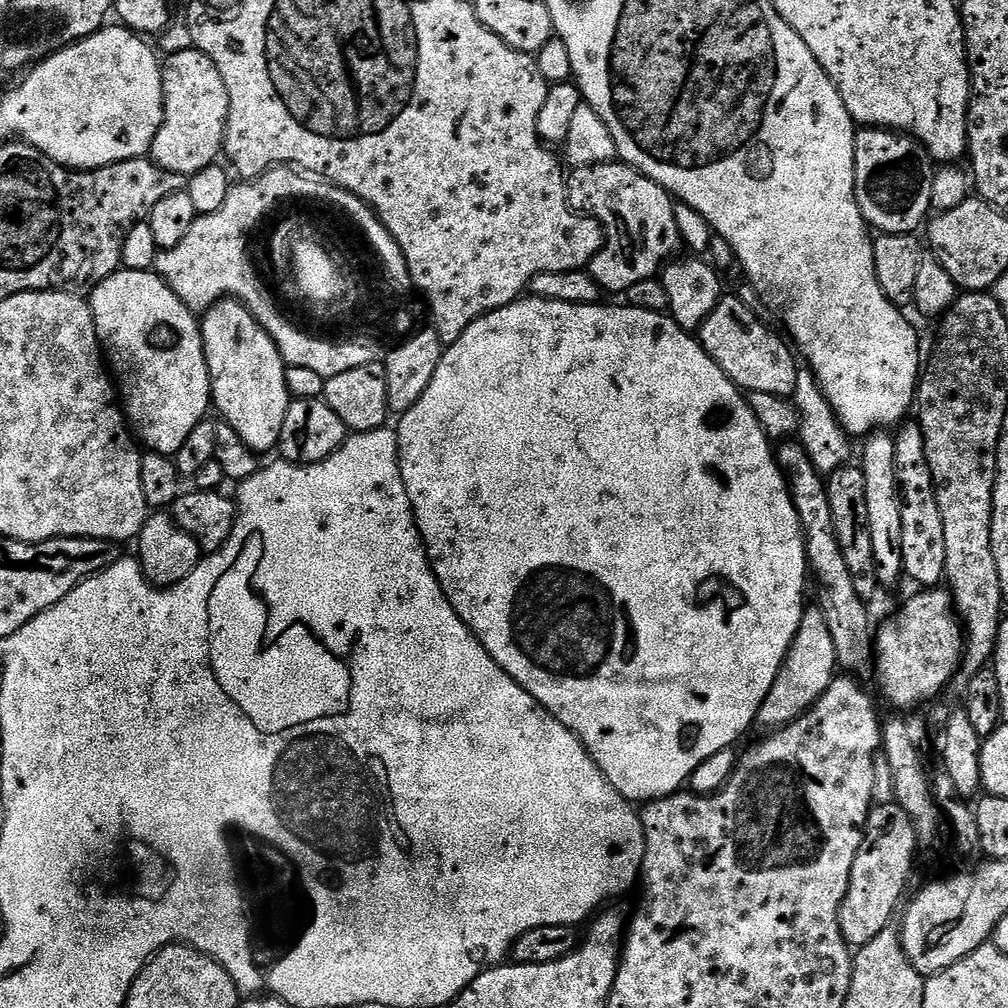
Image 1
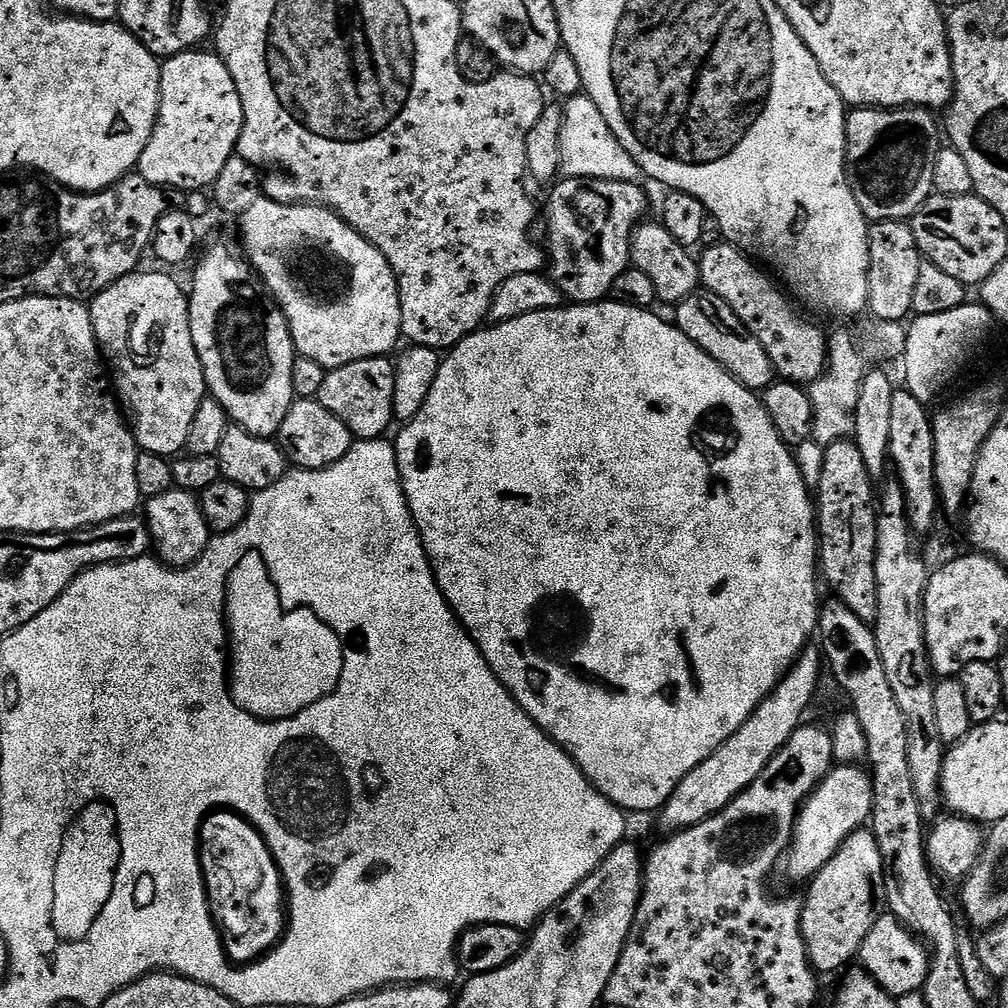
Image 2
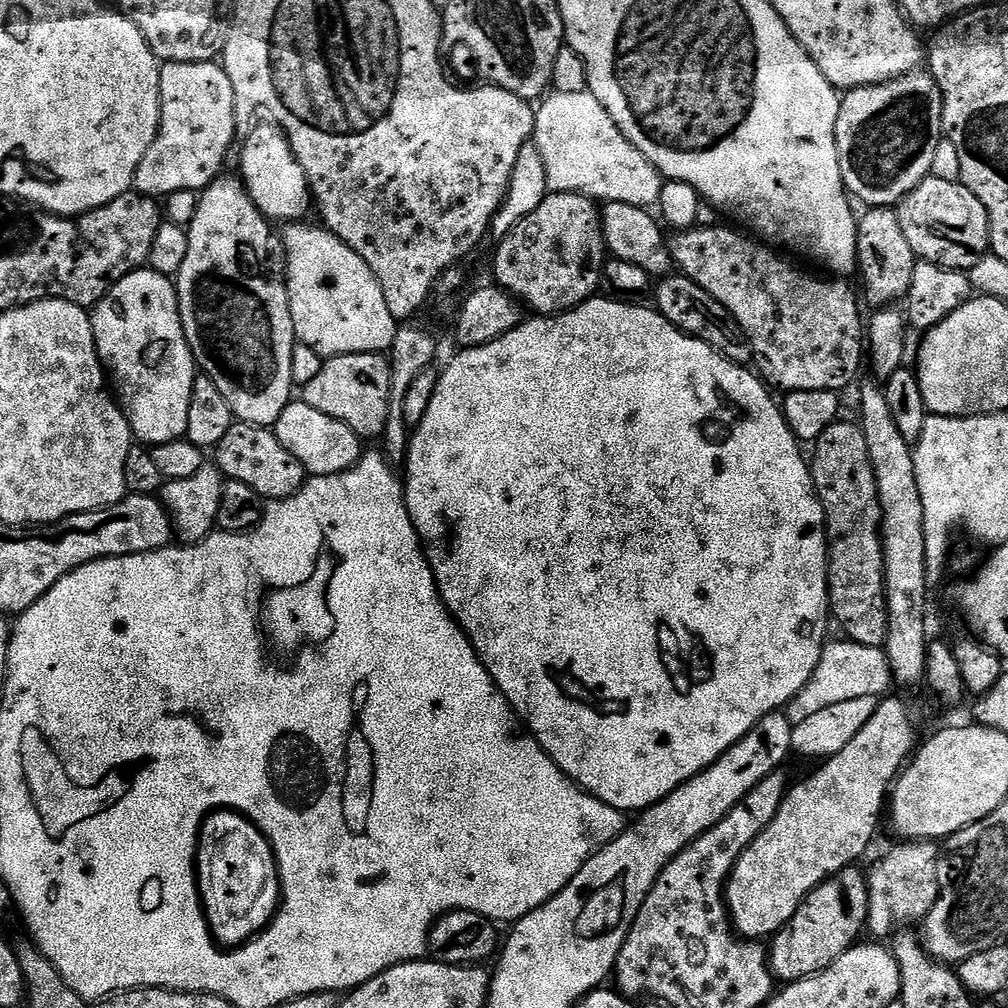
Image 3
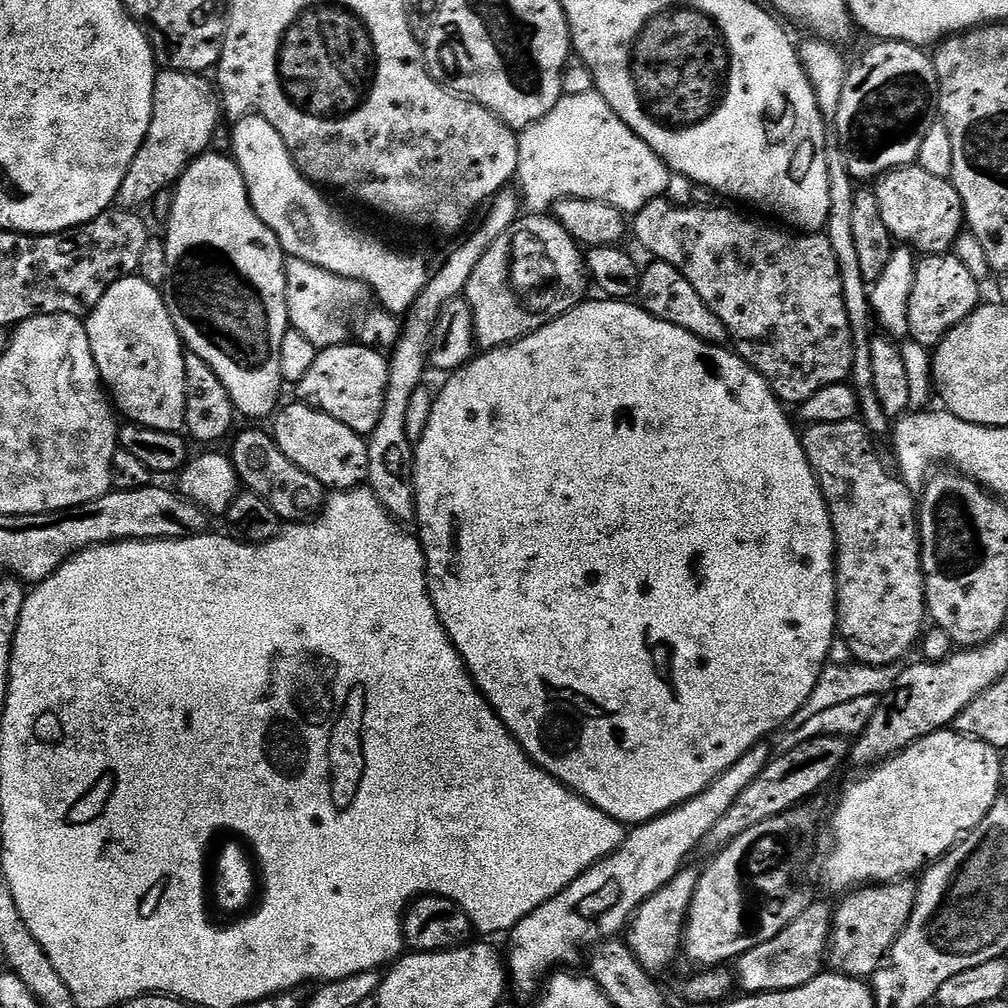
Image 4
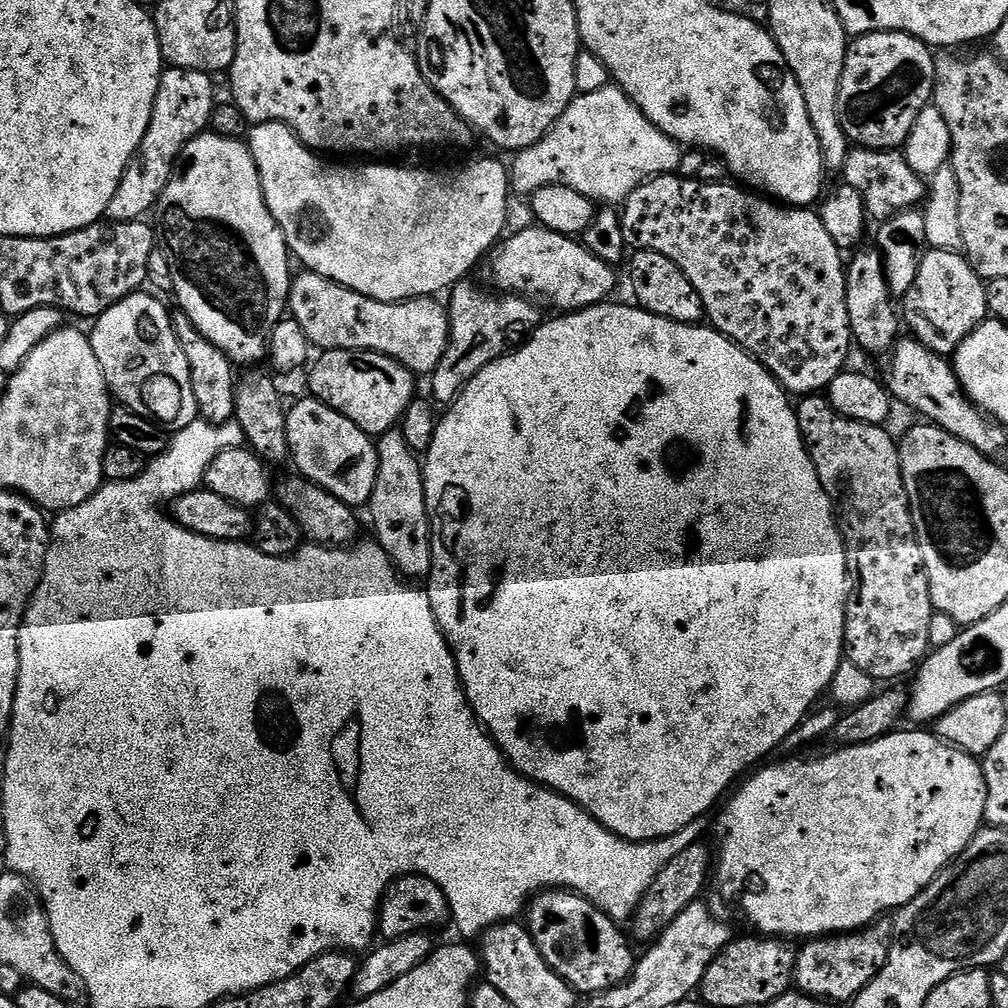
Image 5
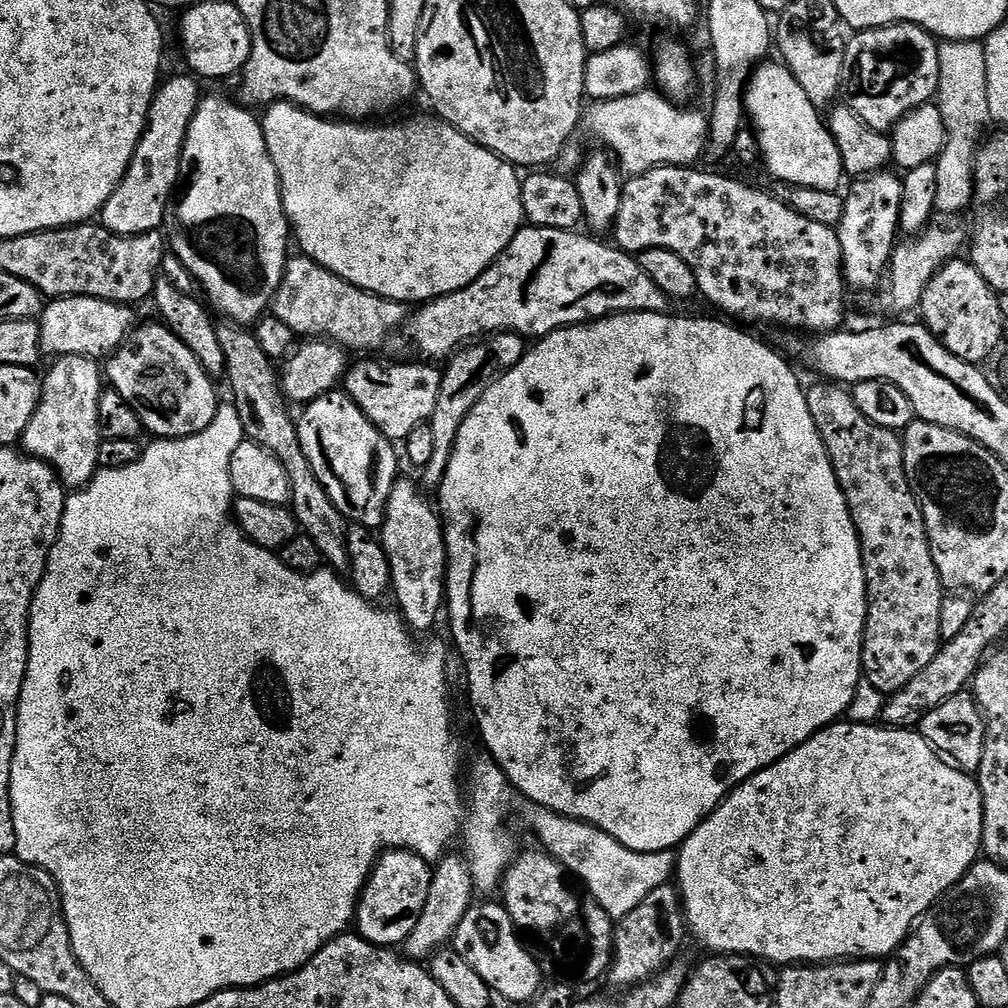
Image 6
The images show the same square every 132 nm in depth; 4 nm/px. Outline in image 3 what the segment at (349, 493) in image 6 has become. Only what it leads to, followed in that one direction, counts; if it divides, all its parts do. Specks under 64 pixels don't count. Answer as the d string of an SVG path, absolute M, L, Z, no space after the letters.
M300 398L293 399L286 410L282 410L282 414L276 419L274 431L278 442L282 442L282 446L286 446L286 450L290 450L294 458L298 458L298 462L302 462L309 477L344 472L354 467L362 455L361 437L356 436L350 426L338 422L338 418L330 418L330 414L314 410L314 406L306 406Z

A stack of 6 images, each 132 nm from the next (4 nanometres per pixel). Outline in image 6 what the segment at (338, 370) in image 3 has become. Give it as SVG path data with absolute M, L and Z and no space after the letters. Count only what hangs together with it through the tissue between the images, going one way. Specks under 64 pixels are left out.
M360 358L356 365L349 367L347 371L344 372L342 376L342 388L343 391L348 393L348 397L351 398L352 401L356 403L358 406L358 410L362 410L362 414L366 414L366 418L370 423L383 434L385 440L389 442L397 442L396 440L400 440L400 442L407 441L409 434L411 432L417 431L421 427L420 424L429 419L432 415L432 411L436 406L436 398L438 396L438 390L440 389L440 378L442 375L441 369L439 367L433 366L428 362L420 362L424 364L379 364L378 361L372 360L376 358Z

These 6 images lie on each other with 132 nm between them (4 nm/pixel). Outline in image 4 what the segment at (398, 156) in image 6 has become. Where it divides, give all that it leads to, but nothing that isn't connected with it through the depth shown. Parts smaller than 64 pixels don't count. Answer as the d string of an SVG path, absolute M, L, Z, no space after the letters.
M255 114L244 116L235 121L234 127L230 152L240 167L250 202L258 218L274 230L285 253L297 260L309 260L311 264L319 264L321 268L359 280L371 291L372 288L376 291L380 299L377 300L379 307L384 311L407 313L428 285L430 267L427 262L420 256L395 252L378 237L347 224L343 214L324 197L327 195L300 173L282 134L278 134L266 118Z

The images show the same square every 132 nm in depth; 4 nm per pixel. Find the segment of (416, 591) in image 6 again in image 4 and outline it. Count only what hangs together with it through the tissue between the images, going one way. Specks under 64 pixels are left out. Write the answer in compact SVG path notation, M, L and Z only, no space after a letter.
M515 191L497 192L487 205L488 213L480 224L480 229L465 244L454 249L444 260L440 269L433 271L428 278L428 285L422 294L410 306L406 319L400 329L398 342L391 349L388 369L390 382L386 386L386 402L382 406L382 418L378 418L378 426L374 426L368 441L368 479L367 487L382 502L382 506L397 521L411 521L416 514L416 483L414 482L414 442L406 434L406 410L414 390L425 383L424 371L430 368L430 349L432 347L432 331L436 329L442 310L451 300L463 297L464 287L470 282L470 274L474 274L478 262L482 262L482 254L514 222L522 215L522 200Z

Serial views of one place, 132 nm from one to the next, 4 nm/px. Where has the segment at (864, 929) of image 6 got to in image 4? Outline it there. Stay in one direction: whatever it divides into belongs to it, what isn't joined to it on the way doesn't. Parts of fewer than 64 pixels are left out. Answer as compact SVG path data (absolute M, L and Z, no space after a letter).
M945 730L935 732L918 742L914 742L909 748L903 748L895 756L891 756L875 766L869 767L865 776L857 778L853 784L848 784L844 788L844 793L840 796L840 801L836 804L836 809L832 812L832 844L833 848L824 856L824 861L820 864L820 880L832 892L847 893L849 890L855 890L861 886L870 884L891 884L895 881L905 878L915 877L923 873L933 862L942 856L948 855L961 839L973 832L990 814L990 810L996 801L1001 799L1000 792L1000 756L1001 753L994 746L990 746L981 740L975 740L972 736L962 736L955 730Z

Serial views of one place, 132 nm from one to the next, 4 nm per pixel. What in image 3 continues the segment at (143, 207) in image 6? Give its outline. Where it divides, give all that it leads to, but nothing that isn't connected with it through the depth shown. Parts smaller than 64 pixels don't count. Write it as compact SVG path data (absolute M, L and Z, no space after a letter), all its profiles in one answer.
M209 62L207 64L169 64L165 63L160 70L160 125L156 131L154 142L150 142L150 146L146 150L146 154L142 158L142 162L136 168L135 191L140 192L143 196L151 196L153 198L161 198L160 196L172 196L175 192L179 194L196 194L201 190L213 184L221 175L220 172L224 168L224 159L228 156L228 151L232 148L232 139L236 136L236 111L238 105L236 95L234 94L234 86L230 86L230 78L225 74L223 67L219 63Z

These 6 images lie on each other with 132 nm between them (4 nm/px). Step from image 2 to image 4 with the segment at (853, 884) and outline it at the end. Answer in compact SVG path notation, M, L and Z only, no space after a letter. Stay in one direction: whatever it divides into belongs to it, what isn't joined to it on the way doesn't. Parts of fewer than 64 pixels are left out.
M809 903L808 908L802 910L802 914L798 914L798 918L794 918L792 924L786 926L786 930L782 930L782 934L778 934L778 938L770 938L770 942L762 942L762 946L754 946L754 950L746 950L746 954L742 954L734 964L734 968L736 968L734 980L738 988L741 988L739 991L751 994L753 992L794 990L798 986L806 986L806 982L810 982L814 977L820 975L826 964L828 940L832 936L833 911L831 903L829 905Z

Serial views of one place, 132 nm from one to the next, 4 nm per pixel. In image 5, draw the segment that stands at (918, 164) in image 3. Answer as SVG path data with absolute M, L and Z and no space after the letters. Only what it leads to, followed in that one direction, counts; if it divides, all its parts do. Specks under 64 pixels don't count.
M867 32L849 43L846 62L842 66L842 82L838 86L838 118L849 141L861 148L900 150L918 122L918 114L933 103L936 91L936 56L929 45L907 32Z

